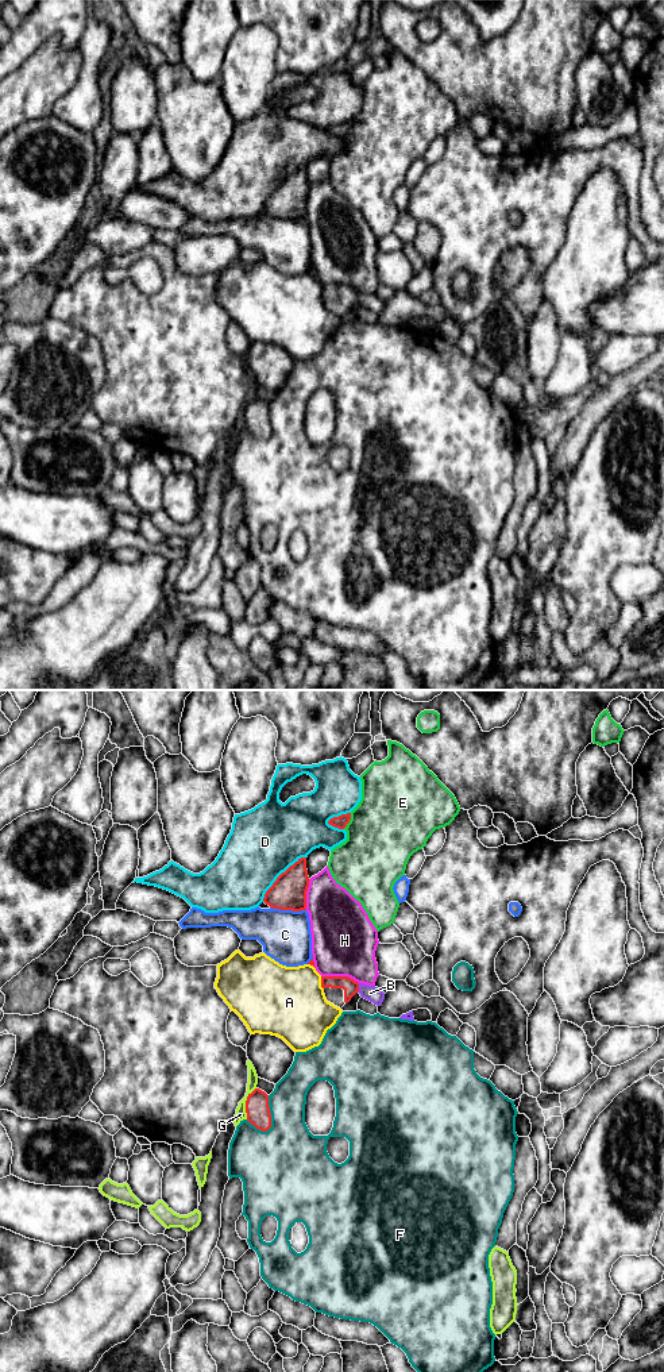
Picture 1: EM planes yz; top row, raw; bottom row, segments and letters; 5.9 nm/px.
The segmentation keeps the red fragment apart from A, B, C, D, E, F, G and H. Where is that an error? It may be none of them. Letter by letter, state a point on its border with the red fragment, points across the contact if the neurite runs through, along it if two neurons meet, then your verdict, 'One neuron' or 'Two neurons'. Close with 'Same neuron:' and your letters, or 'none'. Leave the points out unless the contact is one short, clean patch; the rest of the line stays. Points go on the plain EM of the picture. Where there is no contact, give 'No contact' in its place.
A: Touches red at yz (321, 292). Two neurons
B: Touches red at yz (358, 296). Path across: yz (350, 295), (358, 296), (370, 301). One neuron
C: Touches red at yz (288, 218). Two neurons
D: Touches red at yz (280, 184). Two neurons
E: Touches red at yz (348, 130). Two neurons
F: Touches red at yz (270, 424). Two neurons
G: Touches red at yz (246, 412). Two neurons
H: Touches red at yz (340, 285). Two neurons
Same neuron: B

